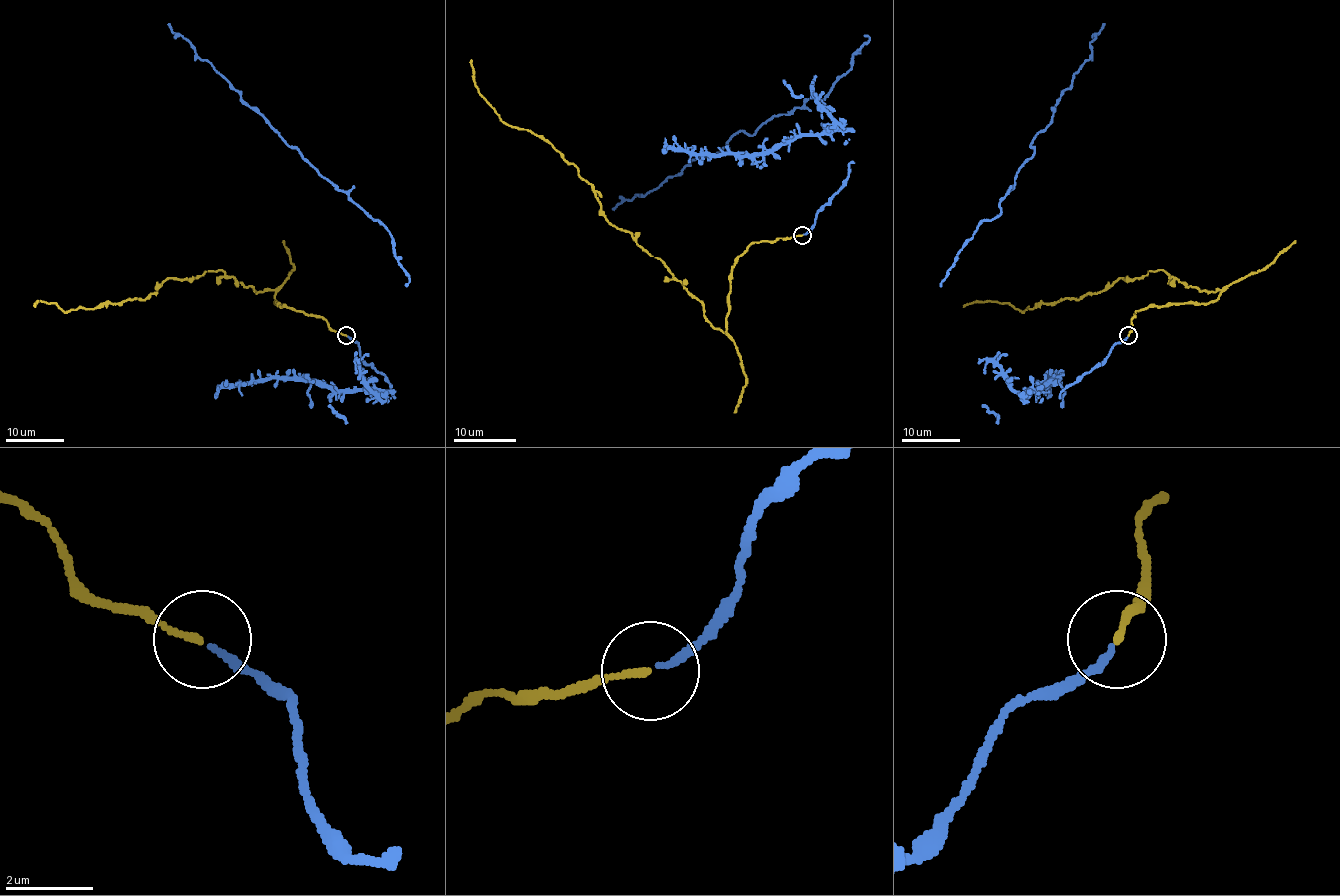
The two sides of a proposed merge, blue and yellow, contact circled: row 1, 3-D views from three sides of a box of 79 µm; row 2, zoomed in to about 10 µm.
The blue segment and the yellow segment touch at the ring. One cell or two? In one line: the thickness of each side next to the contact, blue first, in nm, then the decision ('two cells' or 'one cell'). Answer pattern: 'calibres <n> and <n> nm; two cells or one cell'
calibres 160 and 150 nm; one cell

